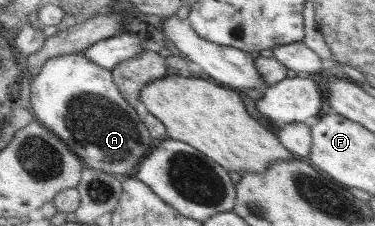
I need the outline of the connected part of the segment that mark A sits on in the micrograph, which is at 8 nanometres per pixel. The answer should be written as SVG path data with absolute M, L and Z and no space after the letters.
M83 51L65 54L46 61L31 81L31 106L34 120L54 133L75 155L84 167L108 174L130 174L152 149L151 136L135 107L122 98L113 81L111 70L91 63Z

